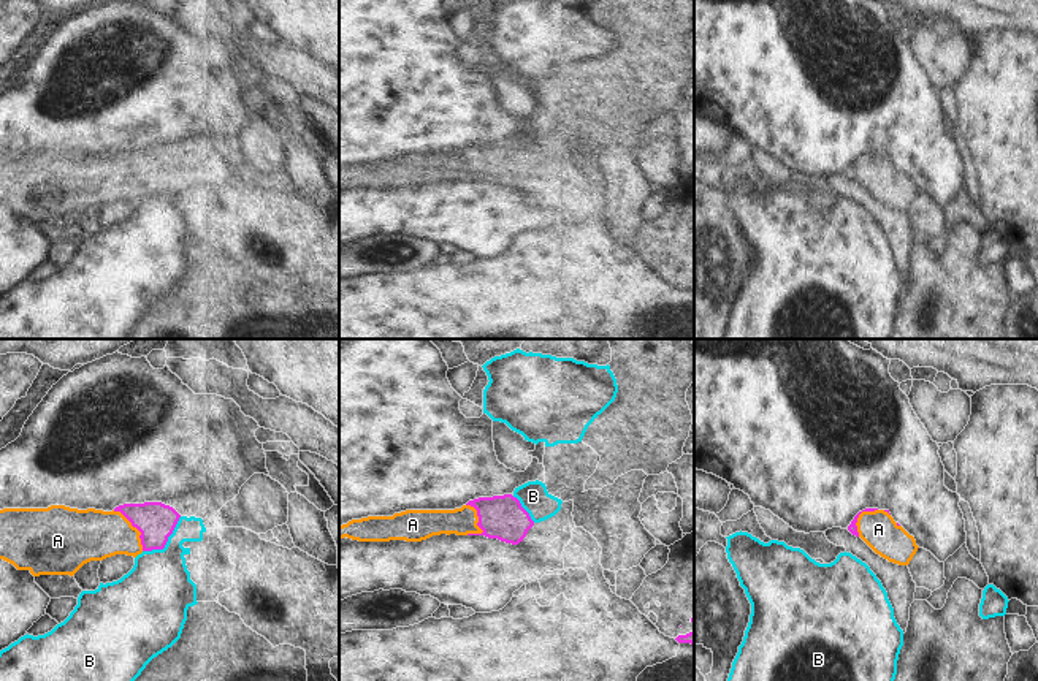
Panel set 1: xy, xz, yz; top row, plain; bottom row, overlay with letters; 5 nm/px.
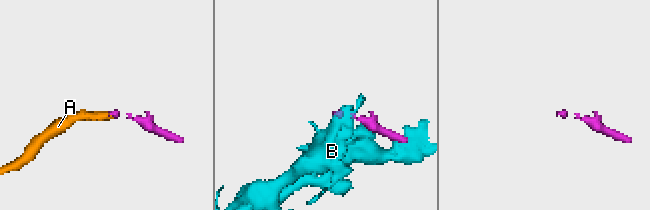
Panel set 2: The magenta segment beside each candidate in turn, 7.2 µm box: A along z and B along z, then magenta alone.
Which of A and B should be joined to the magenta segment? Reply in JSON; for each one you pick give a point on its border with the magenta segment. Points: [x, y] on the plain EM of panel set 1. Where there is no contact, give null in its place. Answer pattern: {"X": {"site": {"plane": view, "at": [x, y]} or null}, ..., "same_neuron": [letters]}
{"A": {"site": {"plane": "xz", "at": [479, 163]}}, "same_neuron": ["A"]}

